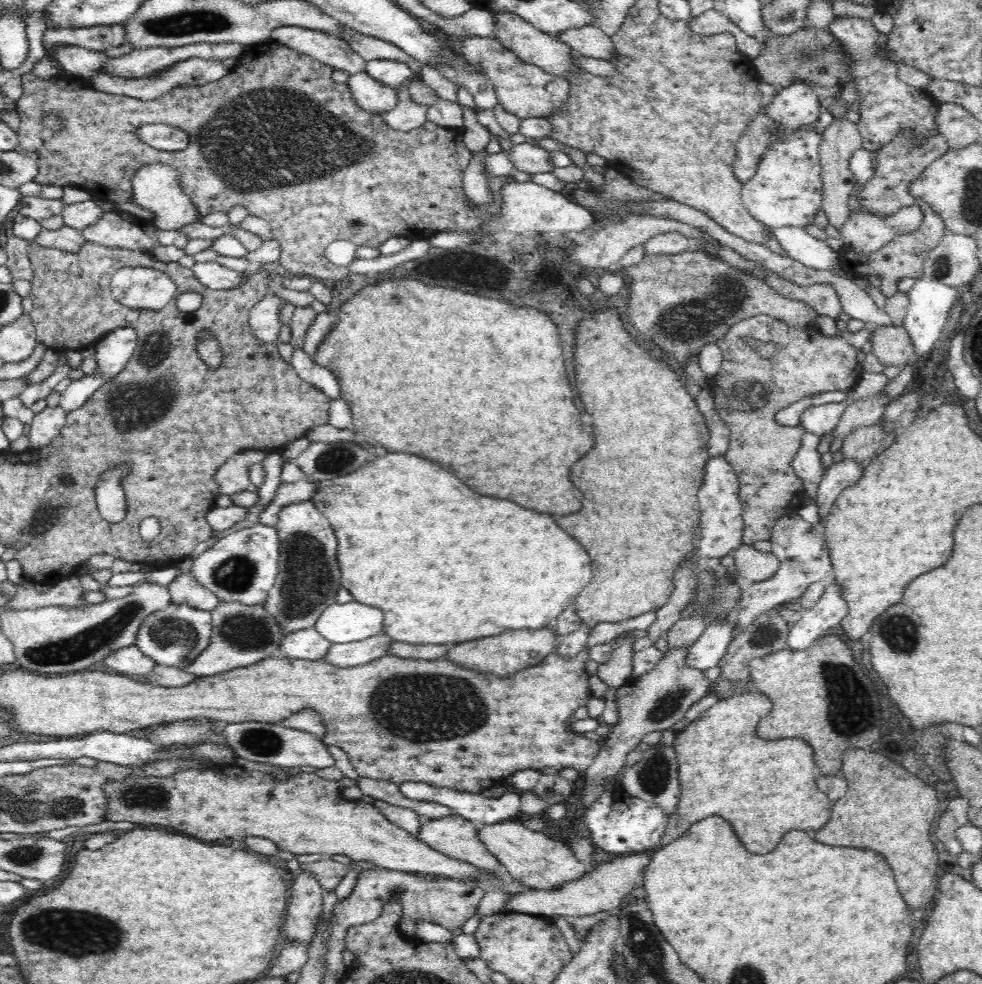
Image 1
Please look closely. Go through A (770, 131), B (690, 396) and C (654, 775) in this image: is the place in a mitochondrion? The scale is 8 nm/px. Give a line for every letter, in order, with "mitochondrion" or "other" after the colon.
A: mitochondrion
B: other
C: mitochondrion

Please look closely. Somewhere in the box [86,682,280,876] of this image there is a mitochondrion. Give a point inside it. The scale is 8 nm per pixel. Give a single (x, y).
(149, 797)

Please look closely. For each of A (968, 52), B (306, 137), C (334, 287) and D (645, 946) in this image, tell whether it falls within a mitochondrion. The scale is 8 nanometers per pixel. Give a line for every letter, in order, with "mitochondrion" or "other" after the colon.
A: other
B: mitochondrion
C: other
D: mitochondrion

